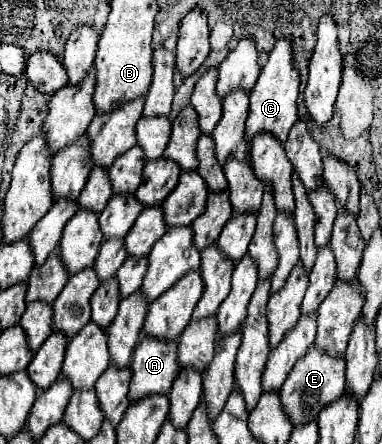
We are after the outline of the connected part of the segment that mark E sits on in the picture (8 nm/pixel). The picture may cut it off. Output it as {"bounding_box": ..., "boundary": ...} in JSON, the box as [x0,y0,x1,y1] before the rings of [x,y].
{"bounding_box":[280,344,346,428],"boundary":[[[314,344],[310,346],[308,354],[302,360],[298,360],[298,364],[288,374],[284,386],[280,388],[282,410],[290,418],[294,428],[298,424],[308,424],[308,422],[316,420],[318,412],[326,404],[332,404],[334,400],[338,400],[344,394],[344,372],[346,372],[344,370],[344,360],[334,360],[334,358],[318,352],[314,348]]]}

